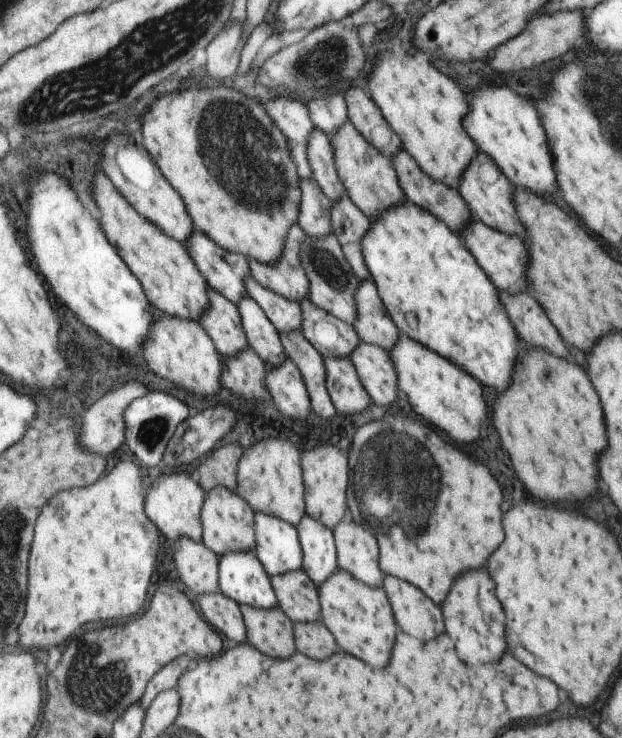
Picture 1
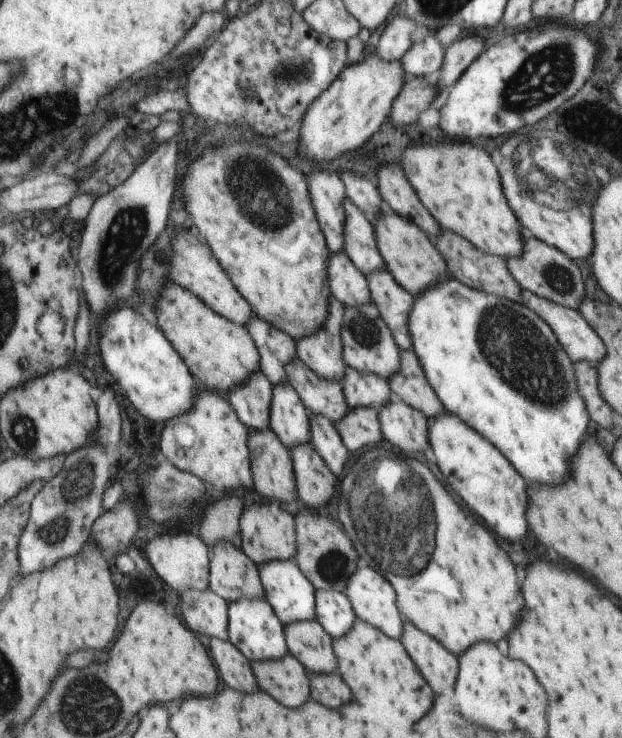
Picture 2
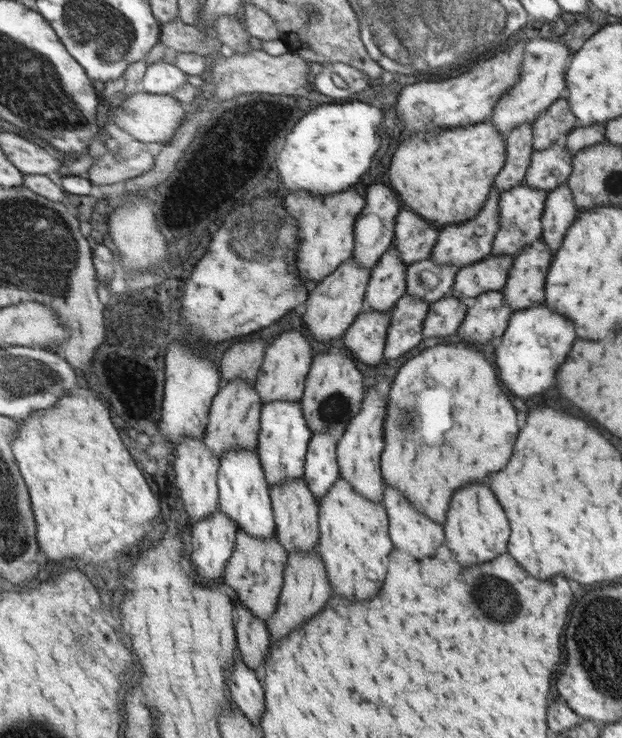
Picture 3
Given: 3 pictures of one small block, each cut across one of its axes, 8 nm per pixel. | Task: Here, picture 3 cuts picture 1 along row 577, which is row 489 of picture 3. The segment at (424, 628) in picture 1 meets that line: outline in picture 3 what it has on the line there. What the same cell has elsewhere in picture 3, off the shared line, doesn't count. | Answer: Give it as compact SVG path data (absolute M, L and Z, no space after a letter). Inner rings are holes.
M388 486L383 506L390 520L390 538L396 550L404 550L412 554L412 558L426 558L434 556L444 544L444 530L418 514L400 490Z

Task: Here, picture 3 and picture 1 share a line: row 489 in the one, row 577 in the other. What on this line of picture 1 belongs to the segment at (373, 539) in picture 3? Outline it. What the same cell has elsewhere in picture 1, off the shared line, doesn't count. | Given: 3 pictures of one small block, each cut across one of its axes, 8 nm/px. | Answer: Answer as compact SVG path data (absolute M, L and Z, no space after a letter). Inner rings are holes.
M340 568L332 579L319 586L319 592L324 612L322 619L334 632L340 646L366 664L372 664L372 668L384 668L390 660L396 636L396 624L384 588L372 588L356 580L352 572Z

